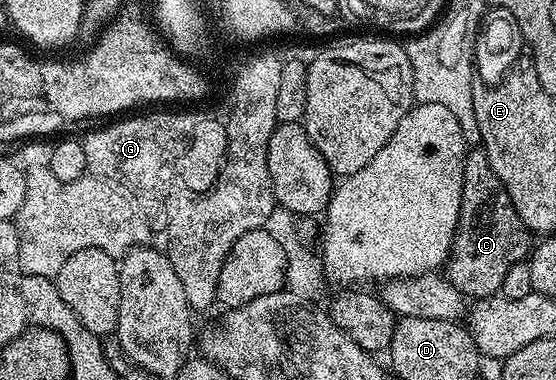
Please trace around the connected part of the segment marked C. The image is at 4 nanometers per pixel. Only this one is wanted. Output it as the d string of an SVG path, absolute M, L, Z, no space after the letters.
M483 149L468 150L463 159L463 196L459 224L451 253L445 264L445 278L468 300L489 299L503 290L505 273L530 256L533 235L522 223L505 185L490 168Z

